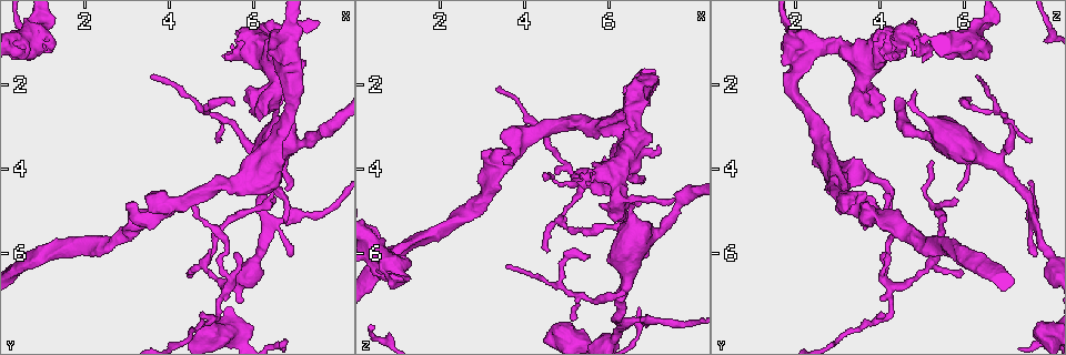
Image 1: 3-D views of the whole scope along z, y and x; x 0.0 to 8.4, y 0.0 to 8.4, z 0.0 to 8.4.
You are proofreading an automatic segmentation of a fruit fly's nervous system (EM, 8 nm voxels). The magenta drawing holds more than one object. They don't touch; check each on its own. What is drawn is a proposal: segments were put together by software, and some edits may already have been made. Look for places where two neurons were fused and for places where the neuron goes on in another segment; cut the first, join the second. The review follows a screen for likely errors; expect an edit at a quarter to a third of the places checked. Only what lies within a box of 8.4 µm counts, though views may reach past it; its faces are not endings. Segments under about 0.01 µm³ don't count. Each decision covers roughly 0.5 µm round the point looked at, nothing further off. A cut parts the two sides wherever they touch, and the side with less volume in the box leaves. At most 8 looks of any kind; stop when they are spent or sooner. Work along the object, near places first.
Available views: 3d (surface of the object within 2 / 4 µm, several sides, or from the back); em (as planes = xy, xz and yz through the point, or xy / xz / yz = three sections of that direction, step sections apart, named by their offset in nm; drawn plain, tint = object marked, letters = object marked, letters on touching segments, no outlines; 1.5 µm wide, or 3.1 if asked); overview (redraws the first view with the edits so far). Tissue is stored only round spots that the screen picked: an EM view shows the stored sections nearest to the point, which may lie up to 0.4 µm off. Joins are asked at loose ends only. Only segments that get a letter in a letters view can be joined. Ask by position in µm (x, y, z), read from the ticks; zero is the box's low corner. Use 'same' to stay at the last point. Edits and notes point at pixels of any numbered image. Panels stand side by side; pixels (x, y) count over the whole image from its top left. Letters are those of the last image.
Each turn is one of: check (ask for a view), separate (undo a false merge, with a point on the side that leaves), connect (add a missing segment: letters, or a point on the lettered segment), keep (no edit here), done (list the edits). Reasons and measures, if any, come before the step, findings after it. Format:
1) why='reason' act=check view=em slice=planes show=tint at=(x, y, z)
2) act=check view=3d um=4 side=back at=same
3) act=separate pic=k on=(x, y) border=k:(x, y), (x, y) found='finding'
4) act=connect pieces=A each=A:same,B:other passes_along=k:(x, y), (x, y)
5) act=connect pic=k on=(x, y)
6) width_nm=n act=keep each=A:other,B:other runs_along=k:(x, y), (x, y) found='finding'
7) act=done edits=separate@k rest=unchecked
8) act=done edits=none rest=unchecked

why='an open end' act=check view=3d um=4 at=(5.80, 2.25, 4.10)

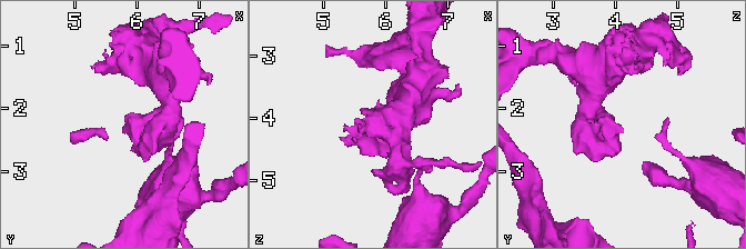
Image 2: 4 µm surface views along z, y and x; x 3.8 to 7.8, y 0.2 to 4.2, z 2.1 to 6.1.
act=check view=em slice=planes show=plain at=(5.80, 2.25, 4.10)

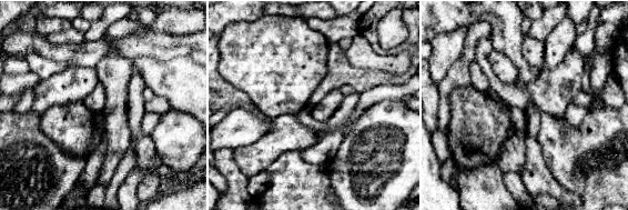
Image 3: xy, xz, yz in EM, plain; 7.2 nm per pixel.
why='what lies round it' act=check view=em slice=planes show=letters at=same

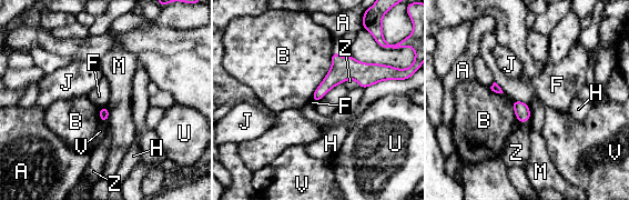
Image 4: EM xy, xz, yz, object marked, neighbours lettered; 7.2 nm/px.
act=keep each=A:other,B:other,F:other,H:other,J:other,M:other,U:other,V:other,Z:other runs_along=4:(379, 72), (340, 72), (315, 98) found='none of them fits'

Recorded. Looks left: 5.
why='free end' act=check view=em slice=xz step=4 show=tint at=(5.05, 3.40, 7.55)

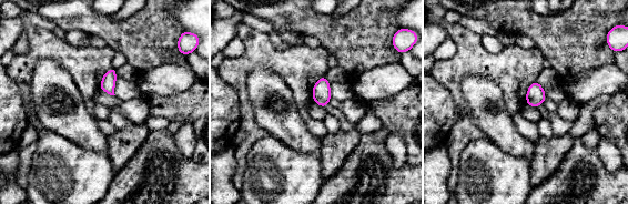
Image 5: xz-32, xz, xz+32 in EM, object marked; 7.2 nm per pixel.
act=check view=em slice=xz step=4 show=letters at=same

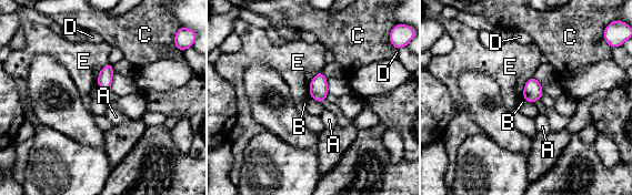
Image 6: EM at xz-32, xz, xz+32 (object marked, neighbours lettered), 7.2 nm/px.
width_nm=90 act=keep each=A:other,B:other,C:other,D:other,E:other border=6:(321, 69), (310, 81), (308, 92) found='no lettered segment goes on from it'

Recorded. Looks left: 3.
why='tapers out' act=check view=3d um=2 at=(4.55, 4.60, 4.15)

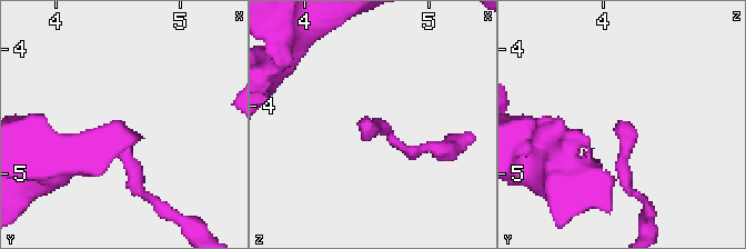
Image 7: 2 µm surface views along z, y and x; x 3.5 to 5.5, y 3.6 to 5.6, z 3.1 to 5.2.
act=check view=em slice=xy step=4 show=tint at=(4.54, 4.58, 4.16)

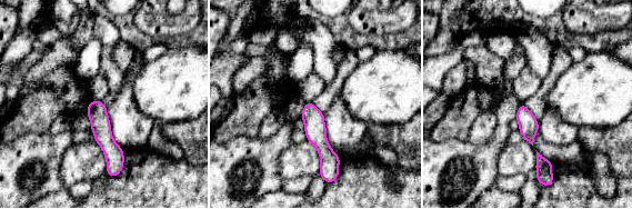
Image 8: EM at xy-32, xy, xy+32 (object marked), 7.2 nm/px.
act=check view=em slice=planes show=letters at=same

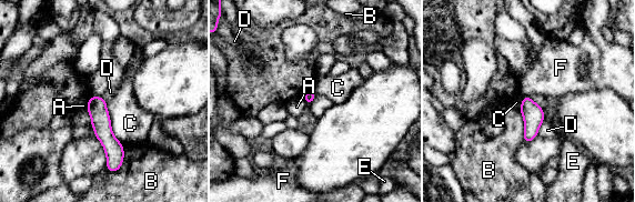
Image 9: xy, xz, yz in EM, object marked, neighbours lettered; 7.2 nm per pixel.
act=keep each=A:other,B:other,C:other,D:other,E:other,F:other runs_along=9:(92, 99), (113, 149), (114, 163) found='none of them fits'

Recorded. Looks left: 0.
act=done edits=none rest=unchecked

